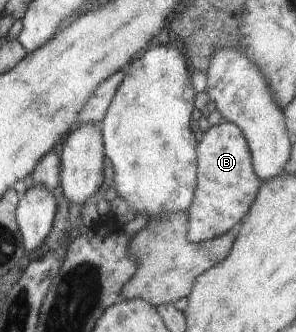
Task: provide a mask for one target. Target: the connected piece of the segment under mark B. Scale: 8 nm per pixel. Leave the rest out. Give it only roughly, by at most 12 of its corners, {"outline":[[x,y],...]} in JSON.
{"outline":[[232,122],[197,143],[189,235],[234,231],[262,180]]}

